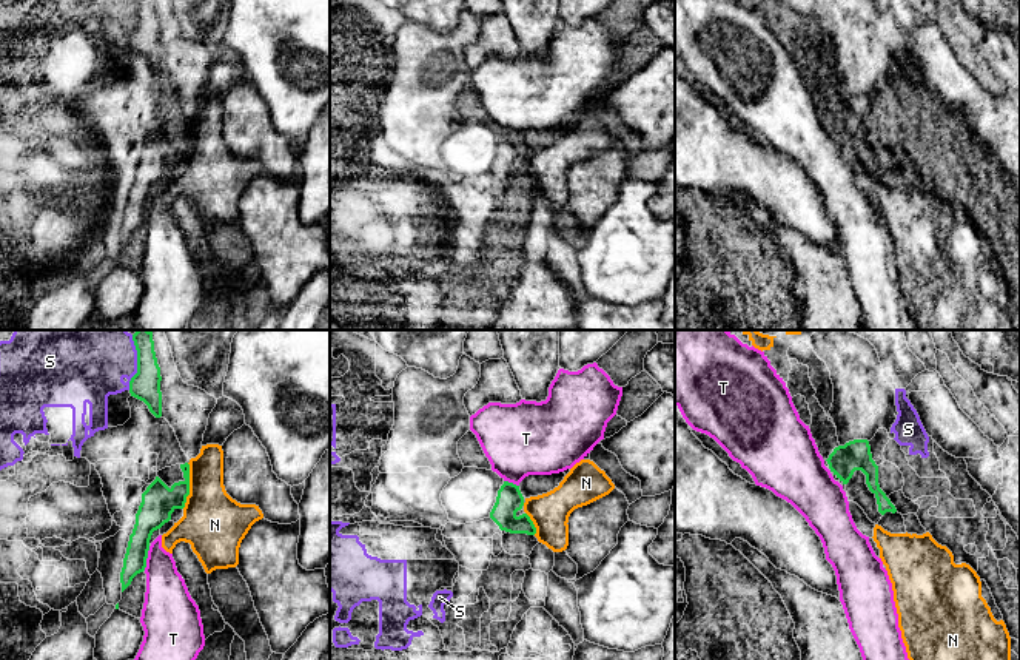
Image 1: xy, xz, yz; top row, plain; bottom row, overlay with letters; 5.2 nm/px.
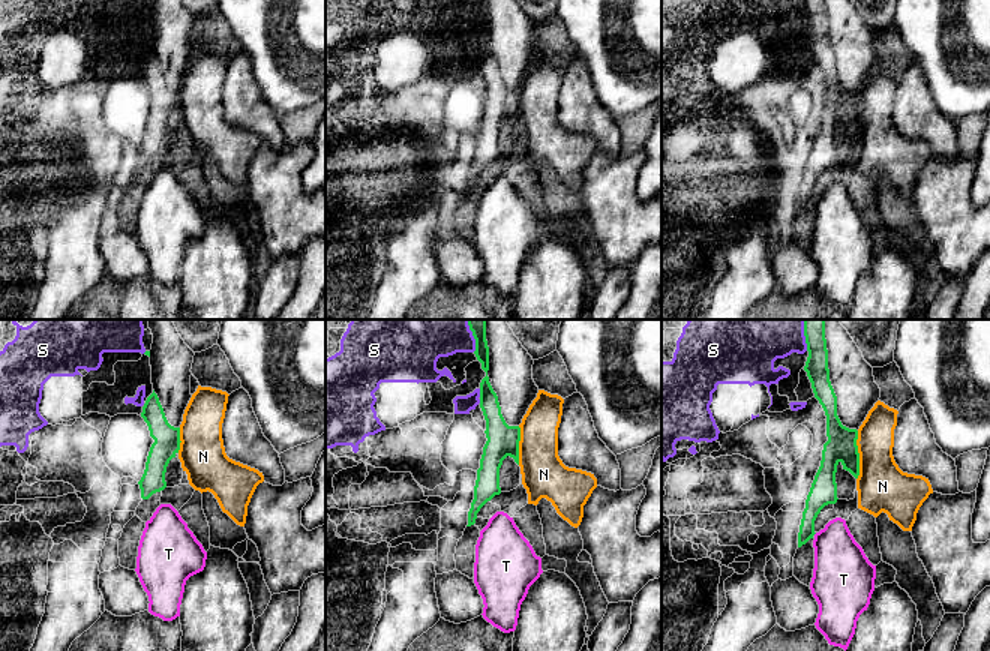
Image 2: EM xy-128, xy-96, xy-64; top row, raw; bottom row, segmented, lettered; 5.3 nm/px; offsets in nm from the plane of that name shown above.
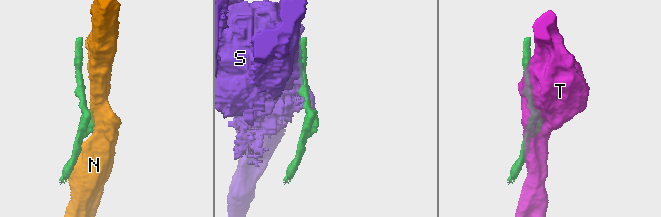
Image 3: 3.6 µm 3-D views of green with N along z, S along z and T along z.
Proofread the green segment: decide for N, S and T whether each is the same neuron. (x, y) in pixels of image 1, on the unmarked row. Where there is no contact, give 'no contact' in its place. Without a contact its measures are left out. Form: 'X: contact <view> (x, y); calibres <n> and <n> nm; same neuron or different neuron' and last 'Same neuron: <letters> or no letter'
N: contact xy (188, 141); calibres 180 and 320 nm; different neuron
S: contact xy (137, 22); calibres 160 and 300 nm; different neuron
T: contact xy (147, 212); calibres 170 and 240 nm; different neuron
Same neuron: no letter

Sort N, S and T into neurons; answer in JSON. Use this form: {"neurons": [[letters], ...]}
{"neurons": [["N"], ["S"], ["T"]]}

